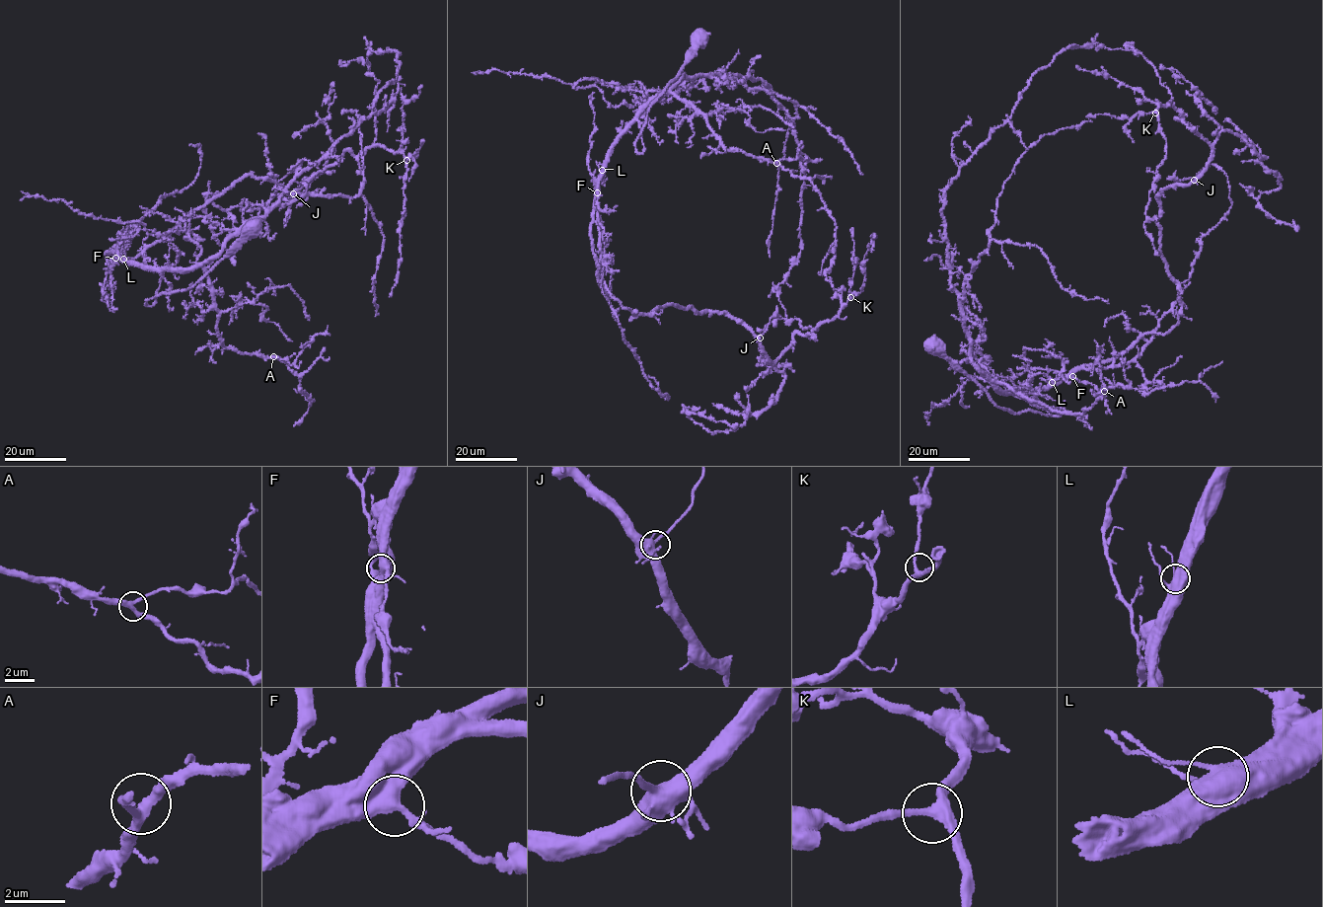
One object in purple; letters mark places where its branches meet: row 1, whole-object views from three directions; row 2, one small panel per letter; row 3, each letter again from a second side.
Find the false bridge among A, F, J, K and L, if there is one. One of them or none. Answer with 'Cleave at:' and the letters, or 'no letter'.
Cleave at: no letter

